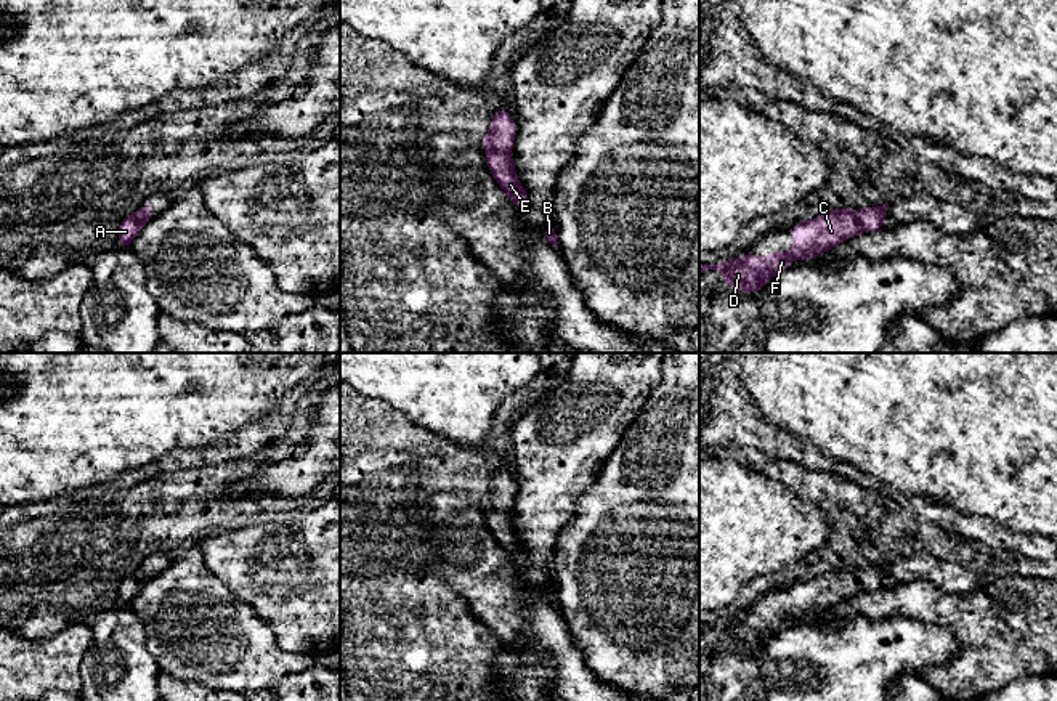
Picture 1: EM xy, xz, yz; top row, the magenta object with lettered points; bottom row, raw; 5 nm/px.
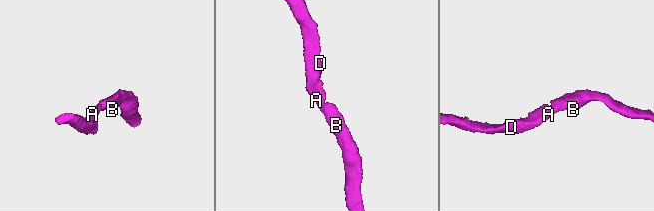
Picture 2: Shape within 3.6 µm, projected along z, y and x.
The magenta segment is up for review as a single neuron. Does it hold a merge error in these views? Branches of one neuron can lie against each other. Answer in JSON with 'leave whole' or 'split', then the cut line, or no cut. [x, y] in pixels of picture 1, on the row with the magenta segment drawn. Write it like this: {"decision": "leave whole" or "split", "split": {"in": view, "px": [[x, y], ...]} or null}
{"decision": "leave whole", "split": null}

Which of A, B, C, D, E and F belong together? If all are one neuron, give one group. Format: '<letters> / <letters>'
A B C D E F

